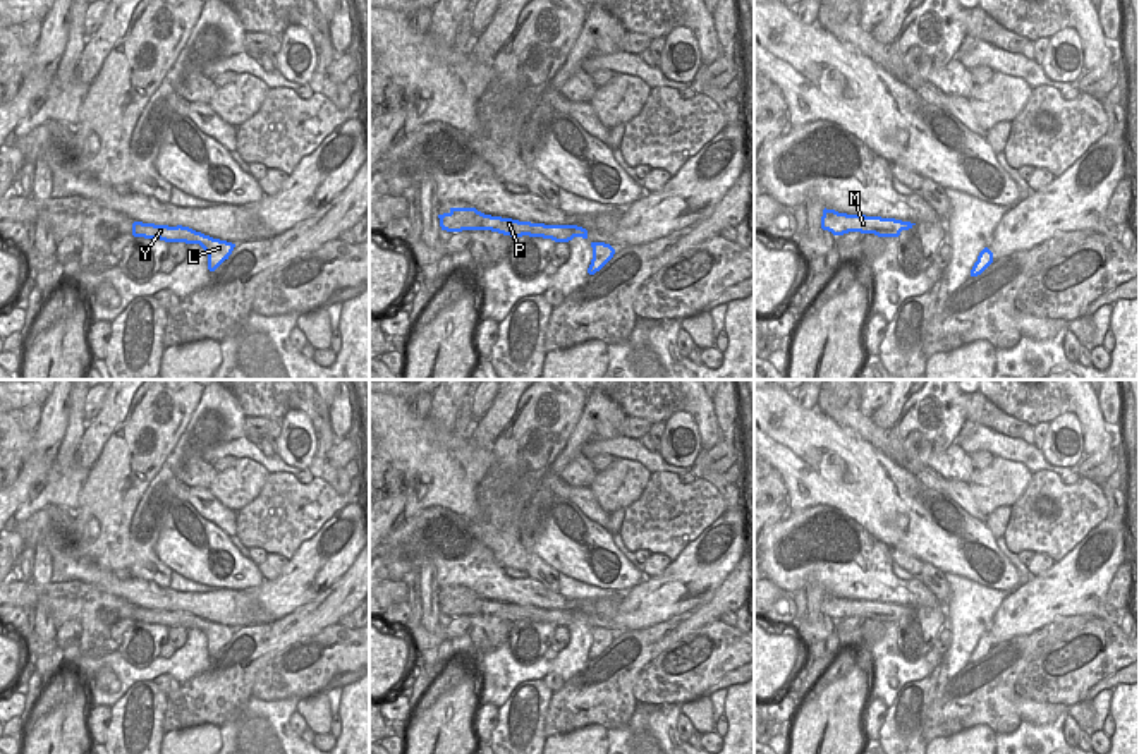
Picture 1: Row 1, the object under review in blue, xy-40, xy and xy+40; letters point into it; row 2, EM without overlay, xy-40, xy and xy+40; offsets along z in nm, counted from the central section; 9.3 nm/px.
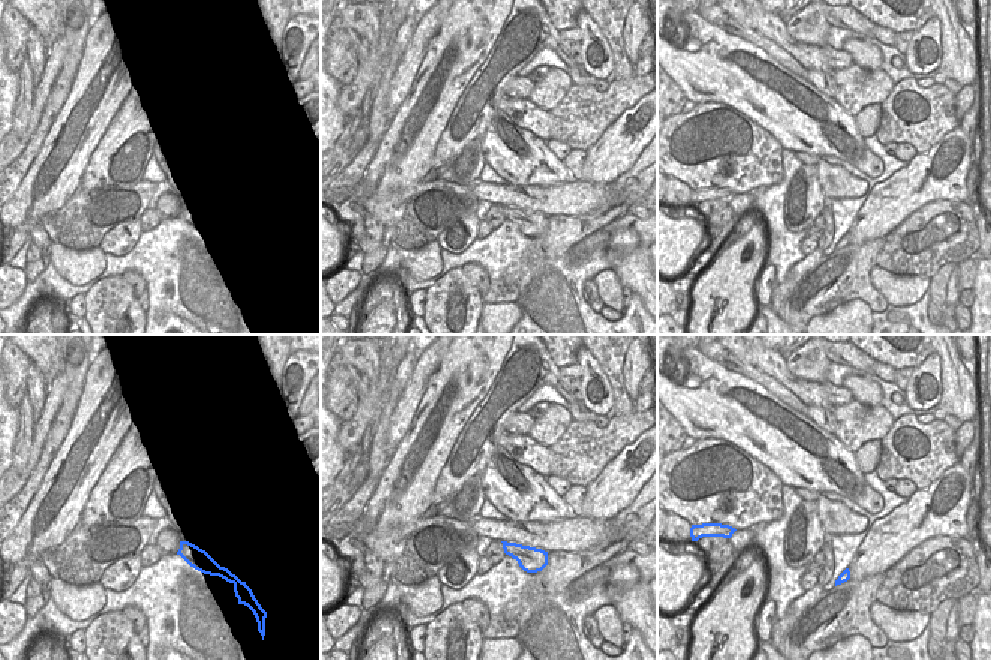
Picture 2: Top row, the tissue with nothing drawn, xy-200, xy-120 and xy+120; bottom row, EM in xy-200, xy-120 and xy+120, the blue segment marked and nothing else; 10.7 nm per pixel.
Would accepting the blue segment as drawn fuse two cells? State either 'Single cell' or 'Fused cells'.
Single cell

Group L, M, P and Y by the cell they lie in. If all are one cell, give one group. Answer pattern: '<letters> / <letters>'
L M P Y

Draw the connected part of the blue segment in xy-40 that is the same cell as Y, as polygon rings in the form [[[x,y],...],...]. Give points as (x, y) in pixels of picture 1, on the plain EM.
[[[132,608],[132,620],[144,623],[160,623],[165,627],[186,627],[186,629],[199,629],[208,637],[208,654],[215,656],[228,641],[232,639],[235,629],[213,623],[201,617],[196,617],[189,611],[168,611],[168,610],[155,610],[155,608]]]

